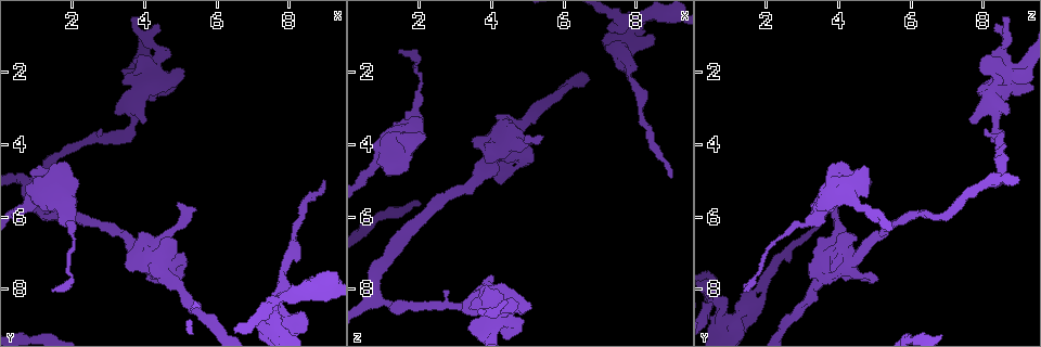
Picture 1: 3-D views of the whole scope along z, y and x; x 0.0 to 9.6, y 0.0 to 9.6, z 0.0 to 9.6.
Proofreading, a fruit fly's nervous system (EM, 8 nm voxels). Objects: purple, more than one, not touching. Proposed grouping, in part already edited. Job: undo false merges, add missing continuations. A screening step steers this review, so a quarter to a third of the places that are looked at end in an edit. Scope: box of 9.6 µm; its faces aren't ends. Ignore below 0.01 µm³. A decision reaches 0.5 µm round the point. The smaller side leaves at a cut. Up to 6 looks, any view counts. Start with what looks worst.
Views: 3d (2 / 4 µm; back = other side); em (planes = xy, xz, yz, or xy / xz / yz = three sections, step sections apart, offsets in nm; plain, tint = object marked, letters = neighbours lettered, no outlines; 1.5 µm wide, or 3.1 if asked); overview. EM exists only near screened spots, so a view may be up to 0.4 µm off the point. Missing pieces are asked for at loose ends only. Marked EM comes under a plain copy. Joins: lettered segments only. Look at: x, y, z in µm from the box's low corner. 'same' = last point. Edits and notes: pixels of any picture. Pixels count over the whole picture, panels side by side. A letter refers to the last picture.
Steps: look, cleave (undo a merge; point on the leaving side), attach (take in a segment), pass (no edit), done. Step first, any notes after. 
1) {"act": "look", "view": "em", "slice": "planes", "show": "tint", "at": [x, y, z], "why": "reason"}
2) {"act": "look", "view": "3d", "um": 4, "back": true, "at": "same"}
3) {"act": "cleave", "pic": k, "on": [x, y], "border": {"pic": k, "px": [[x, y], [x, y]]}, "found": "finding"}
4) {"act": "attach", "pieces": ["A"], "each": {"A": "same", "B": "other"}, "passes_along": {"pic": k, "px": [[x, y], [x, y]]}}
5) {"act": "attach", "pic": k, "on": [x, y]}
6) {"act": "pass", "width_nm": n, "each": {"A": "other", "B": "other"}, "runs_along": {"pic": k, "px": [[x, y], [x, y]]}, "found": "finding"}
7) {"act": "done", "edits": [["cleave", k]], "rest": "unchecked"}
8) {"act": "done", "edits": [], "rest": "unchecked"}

{"act": "look", "view": "em", "slice": "xz", "step": 4, "show": "tint", "at": [4.85, 5.60, 3.85], "why": "branch stops here"}

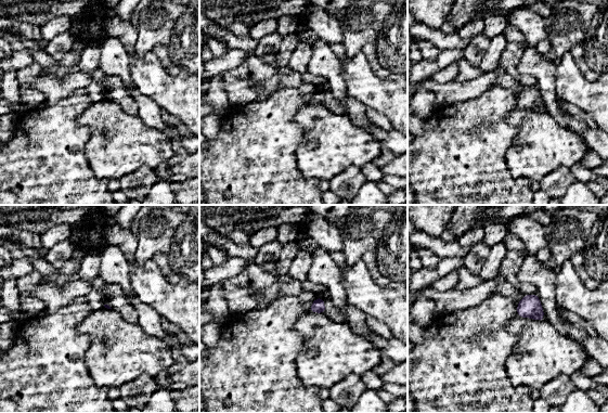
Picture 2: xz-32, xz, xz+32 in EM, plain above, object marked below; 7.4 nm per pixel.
{"act": "look", "view": "em", "slice": "planes", "show": "letters", "at": "same", "why": "cut it another way"}

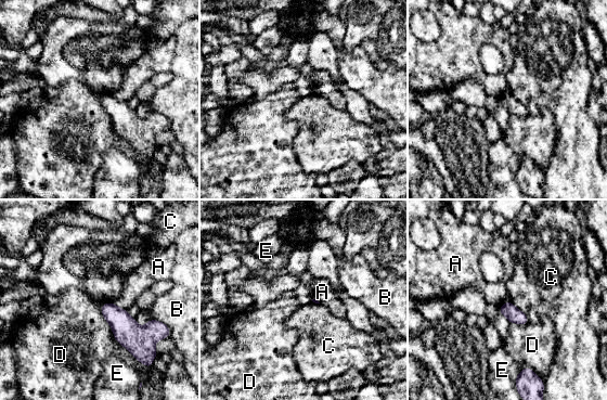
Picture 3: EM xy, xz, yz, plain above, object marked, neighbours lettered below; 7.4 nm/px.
{"act": "pass", "each": {"A": "other", "B": "other", "C": "other", "D": "other", "E": "other"}, "border": {"pic": 3, "px": [[509, 300], [529, 321]]}, "found": "none of them fits"}

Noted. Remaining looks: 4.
{"act": "look", "view": "em", "slice": "planes", "show": "letters", "at": [1.50, 8.10, 1.40]}

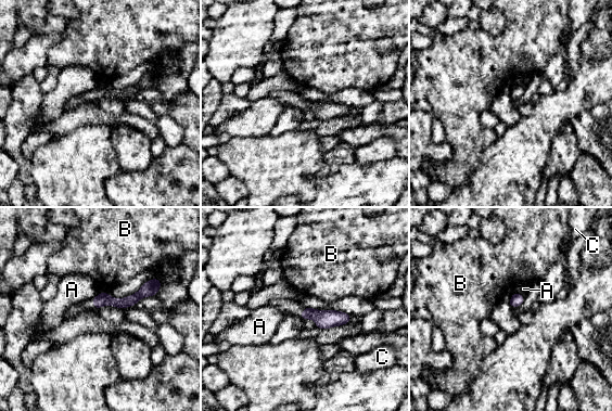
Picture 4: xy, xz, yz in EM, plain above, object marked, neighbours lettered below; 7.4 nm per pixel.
{"act": "pass", "each": {"A": "other", "B": "other", "C": "other"}, "found": "no lettered segment goes on from it"}

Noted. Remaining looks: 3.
{"act": "look", "view": "3d", "um": 4, "at": [7.90, 8.25, 0.60], "why": "narrows sharply"}

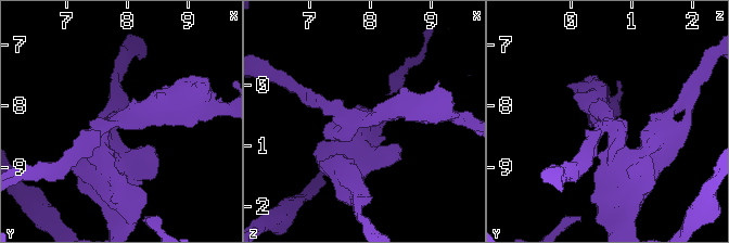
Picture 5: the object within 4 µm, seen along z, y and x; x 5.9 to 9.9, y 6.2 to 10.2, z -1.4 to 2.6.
{"act": "look", "view": "em", "slice": "planes", "show": "letters", "at": [7.85, 8.30, 0.65], "arms": 3, "arm_widths_nm": [220, 340, 420]}

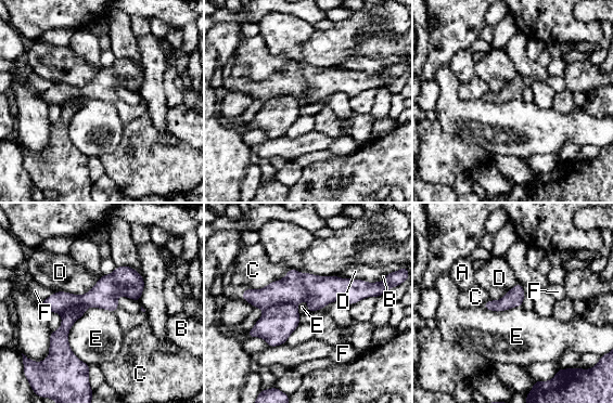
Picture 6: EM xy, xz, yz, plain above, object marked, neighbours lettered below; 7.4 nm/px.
{"act": "cleave", "pic": 6, "on": [295, 287], "width_nm": 130, "longest_contact_nm": ["E", 460], "each": {"A": "other", "B": "other", "C": "other", "D": "other", "E": "other", "F": "other"}, "found": "two cells meet here"}

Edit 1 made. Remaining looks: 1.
{"act": "done", "edits": [["cleave", 6]], "rest": "unchecked"}

